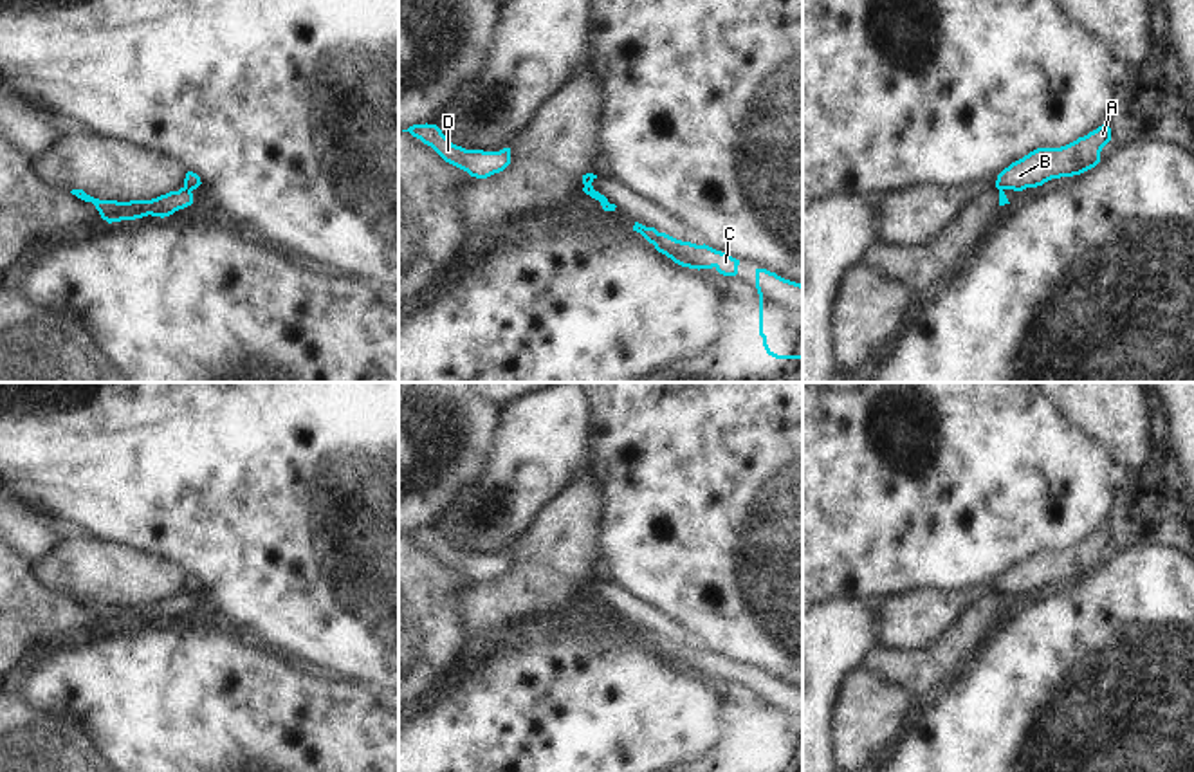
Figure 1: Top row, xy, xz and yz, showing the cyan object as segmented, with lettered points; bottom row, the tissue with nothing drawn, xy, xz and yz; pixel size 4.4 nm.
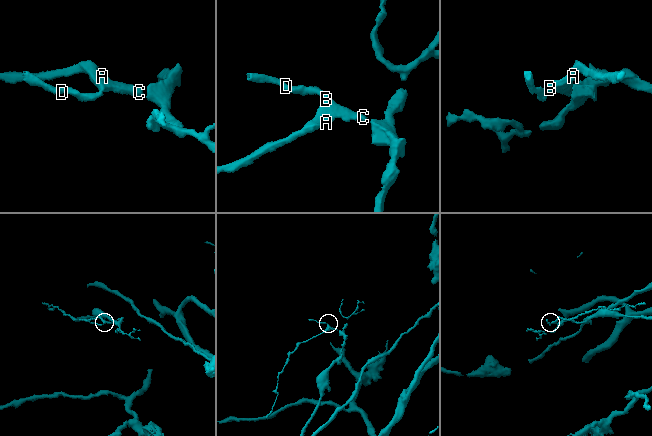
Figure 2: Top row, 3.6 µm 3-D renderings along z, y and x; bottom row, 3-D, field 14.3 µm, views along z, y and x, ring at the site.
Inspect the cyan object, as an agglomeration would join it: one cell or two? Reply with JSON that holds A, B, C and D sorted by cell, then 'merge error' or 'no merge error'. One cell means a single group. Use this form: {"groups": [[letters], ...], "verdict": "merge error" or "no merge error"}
{"groups": [["A", "B", "C"], ["D"]], "verdict": "merge error"}

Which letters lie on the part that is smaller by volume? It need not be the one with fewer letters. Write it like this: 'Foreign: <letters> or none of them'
Foreign: D

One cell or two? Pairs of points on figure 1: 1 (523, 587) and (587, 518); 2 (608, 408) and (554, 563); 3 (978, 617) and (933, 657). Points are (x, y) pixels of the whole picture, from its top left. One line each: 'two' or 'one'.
1: one
2: two
3: one

